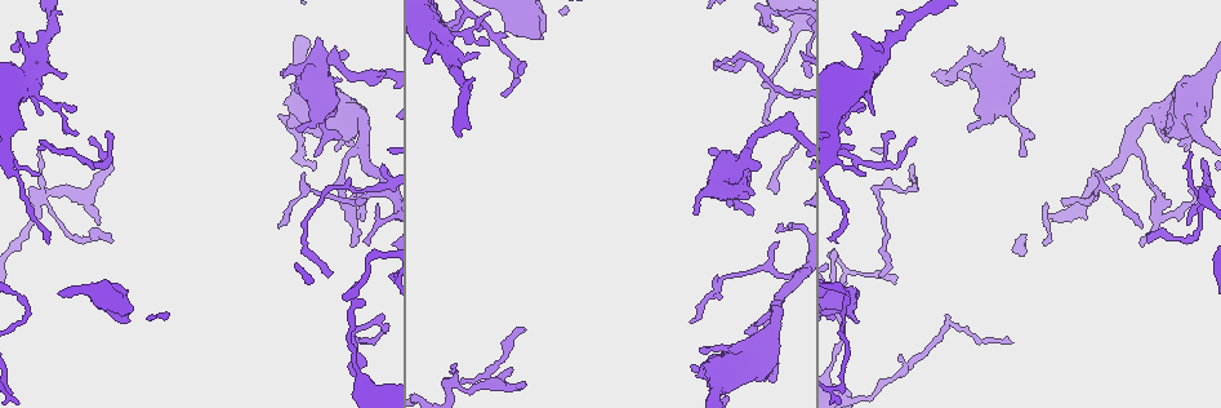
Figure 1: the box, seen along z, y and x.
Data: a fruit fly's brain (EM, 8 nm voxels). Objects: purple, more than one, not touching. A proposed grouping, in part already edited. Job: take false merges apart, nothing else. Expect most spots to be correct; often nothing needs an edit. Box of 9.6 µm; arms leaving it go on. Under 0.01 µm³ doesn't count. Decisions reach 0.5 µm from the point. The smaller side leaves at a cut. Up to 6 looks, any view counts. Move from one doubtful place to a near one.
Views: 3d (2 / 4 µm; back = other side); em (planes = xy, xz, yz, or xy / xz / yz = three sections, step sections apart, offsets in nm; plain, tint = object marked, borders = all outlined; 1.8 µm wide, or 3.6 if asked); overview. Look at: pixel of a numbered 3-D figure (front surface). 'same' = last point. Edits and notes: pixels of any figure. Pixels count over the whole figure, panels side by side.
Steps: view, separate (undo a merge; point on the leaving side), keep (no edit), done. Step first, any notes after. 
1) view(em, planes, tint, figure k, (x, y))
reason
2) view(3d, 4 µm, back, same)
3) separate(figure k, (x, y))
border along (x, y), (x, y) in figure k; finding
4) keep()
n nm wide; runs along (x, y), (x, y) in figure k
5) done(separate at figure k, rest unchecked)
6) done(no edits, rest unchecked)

view(3d, 4 µm, figure 1, (1157, 118))
thick turns thin

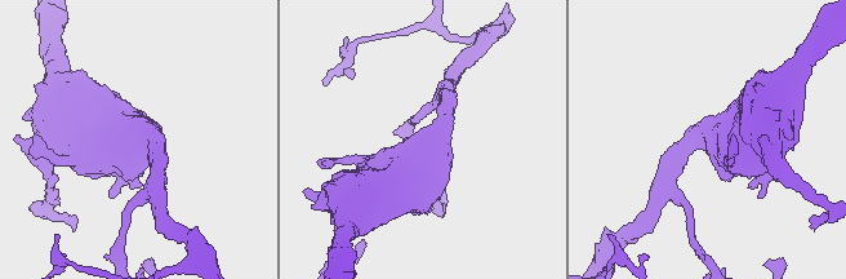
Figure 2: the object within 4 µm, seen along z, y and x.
view(em, 3.6 µm, planes, tint, figure 2, (715, 141))
shape alone is not enough

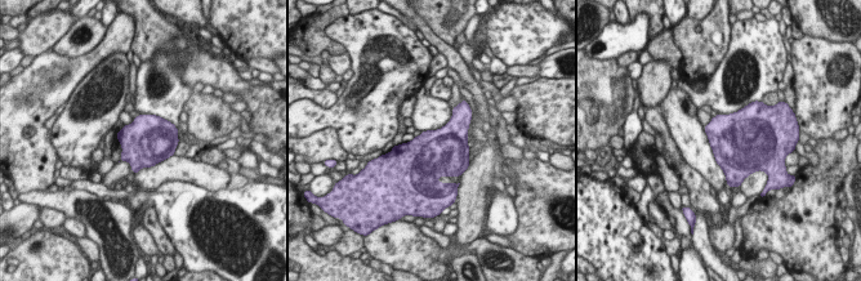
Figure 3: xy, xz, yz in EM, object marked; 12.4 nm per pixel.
keep()
continuous, no second neuron

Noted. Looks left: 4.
view(em, 3.6 µm, planes, borders, figure 1, (444, 50))
sharp bend

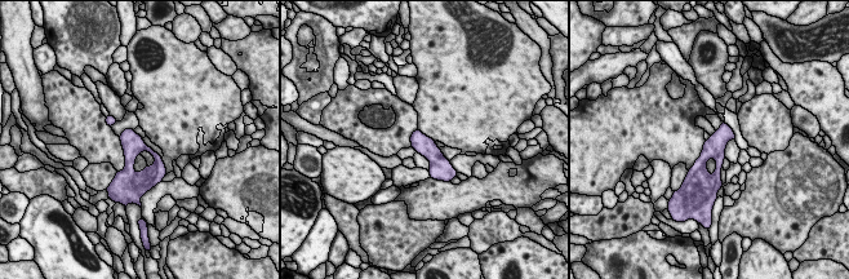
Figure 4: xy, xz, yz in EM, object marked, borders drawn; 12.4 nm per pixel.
keep()
runs along (724, 127), (712, 182) in figure 4; continuous, no second neuron

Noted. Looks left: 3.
view(em, 3.6 µm, planes, tint, figure 1, (958, 329))
abrupt turn

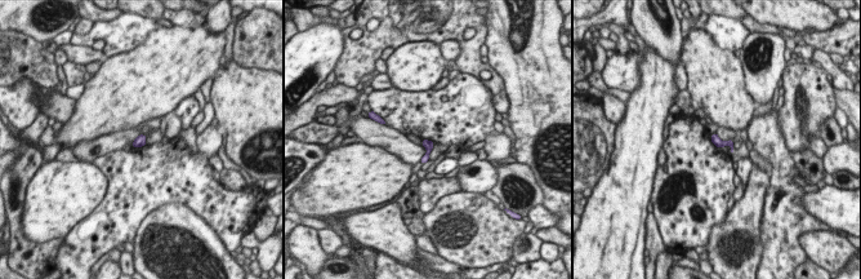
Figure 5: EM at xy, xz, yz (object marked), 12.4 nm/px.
keep()
all the same neuron

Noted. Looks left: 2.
done(no edits, rest unchecked)

